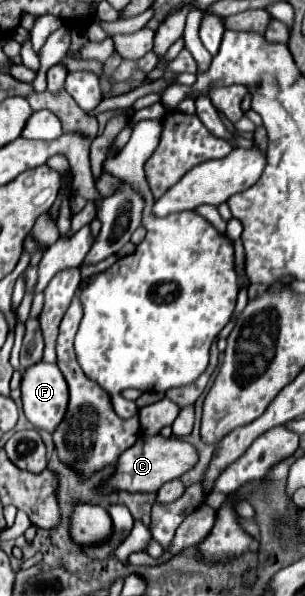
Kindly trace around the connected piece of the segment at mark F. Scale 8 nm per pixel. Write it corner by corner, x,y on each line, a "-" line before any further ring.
36,363
22,373
22,409
36,427
52,433
68,405
68,385
54,363

